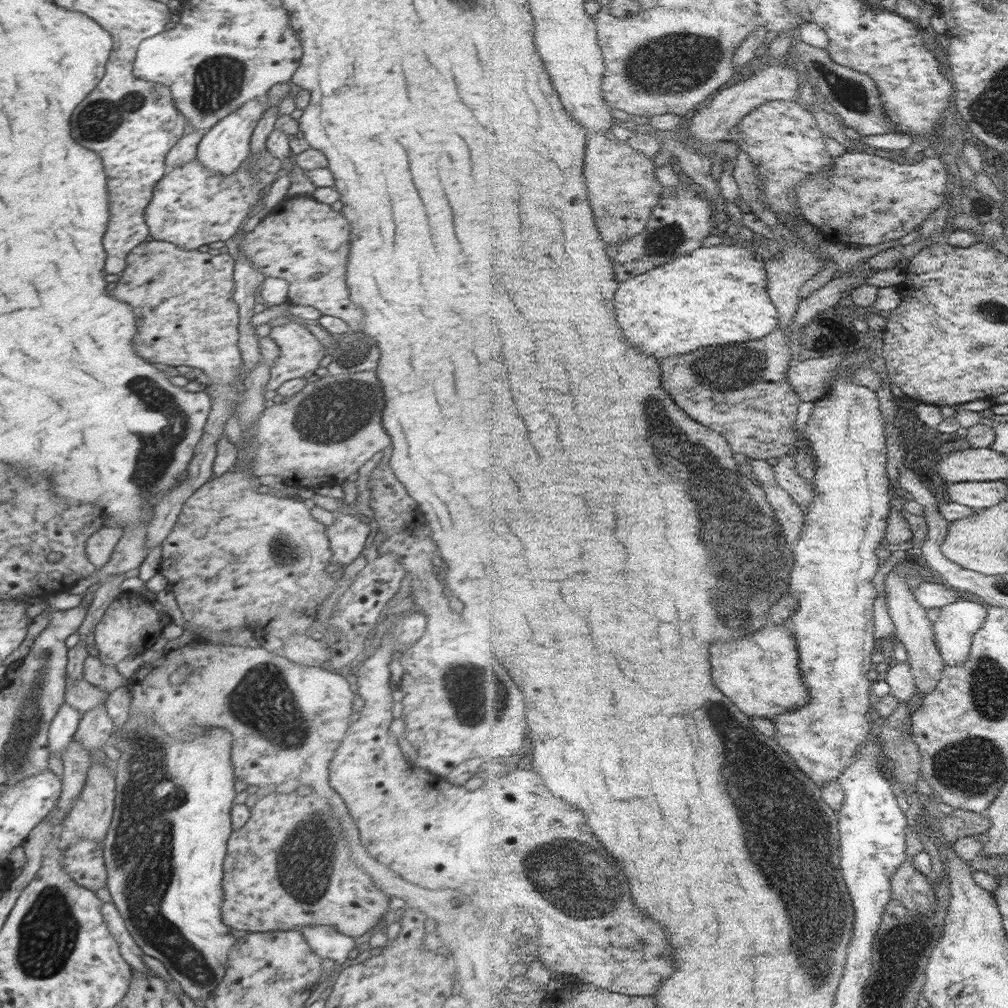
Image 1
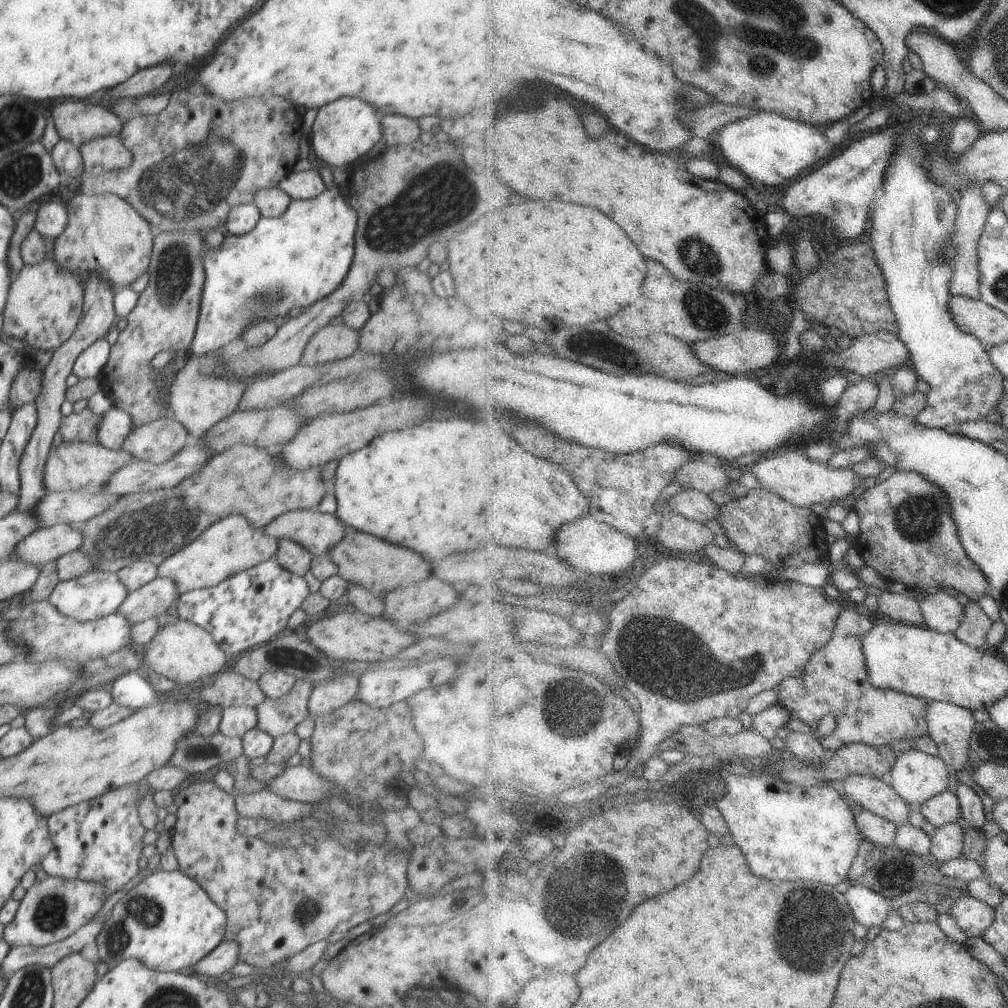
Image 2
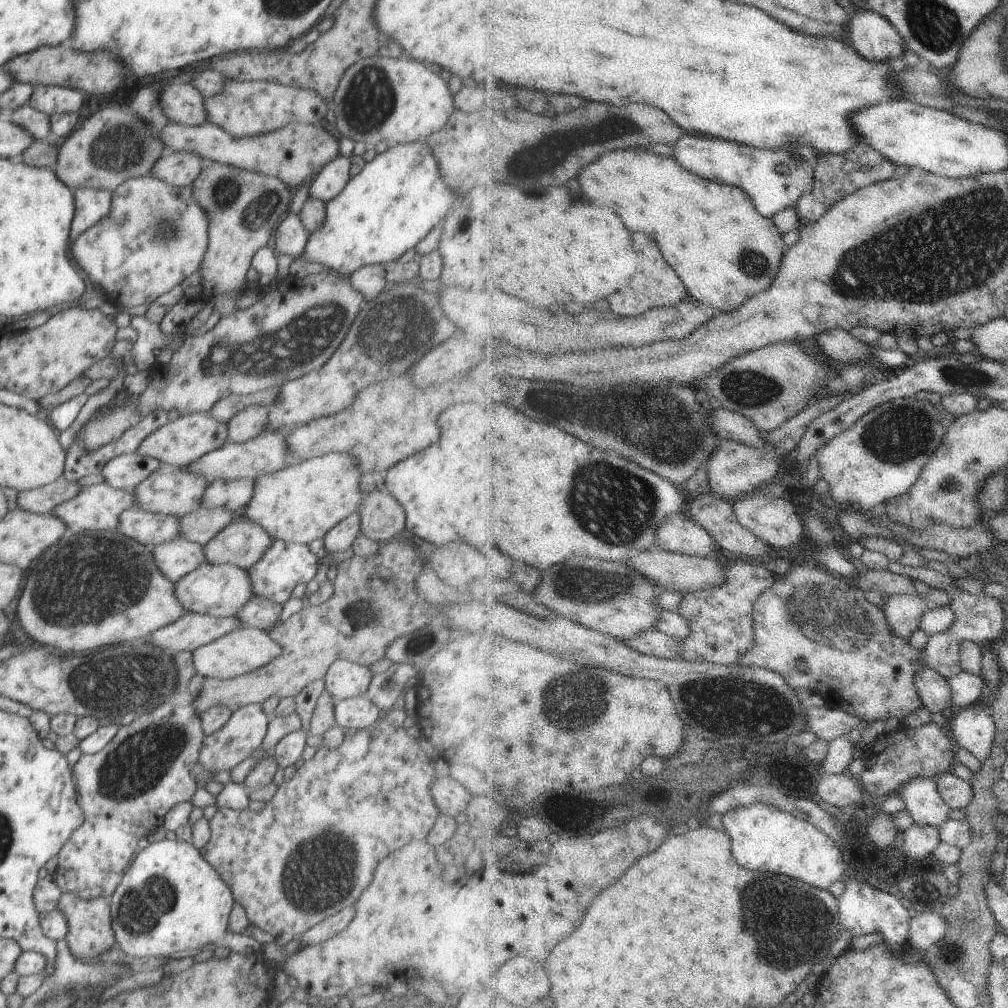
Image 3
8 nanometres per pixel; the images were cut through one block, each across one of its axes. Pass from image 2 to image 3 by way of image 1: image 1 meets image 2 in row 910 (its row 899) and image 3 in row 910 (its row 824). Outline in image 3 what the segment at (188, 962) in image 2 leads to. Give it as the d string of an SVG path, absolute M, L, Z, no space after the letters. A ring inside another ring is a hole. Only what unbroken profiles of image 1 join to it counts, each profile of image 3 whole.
M168 839L150 843L133 858L111 896L115 941L120 944L124 956L139 957L140 960L148 960L148 956L176 958L196 953L210 944L229 948L229 953L260 955L260 943L229 932L229 914L234 903L230 886L193 844Z

